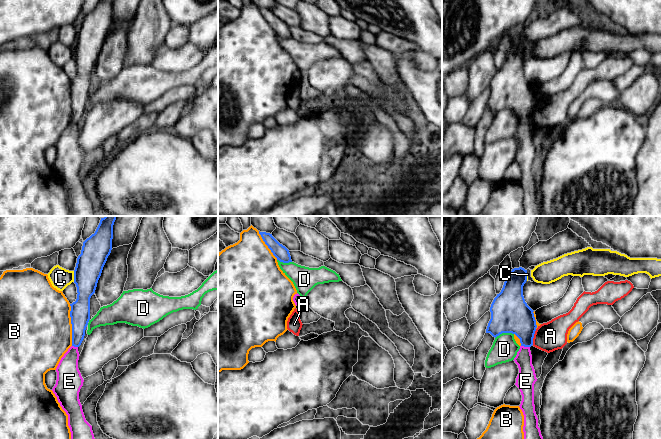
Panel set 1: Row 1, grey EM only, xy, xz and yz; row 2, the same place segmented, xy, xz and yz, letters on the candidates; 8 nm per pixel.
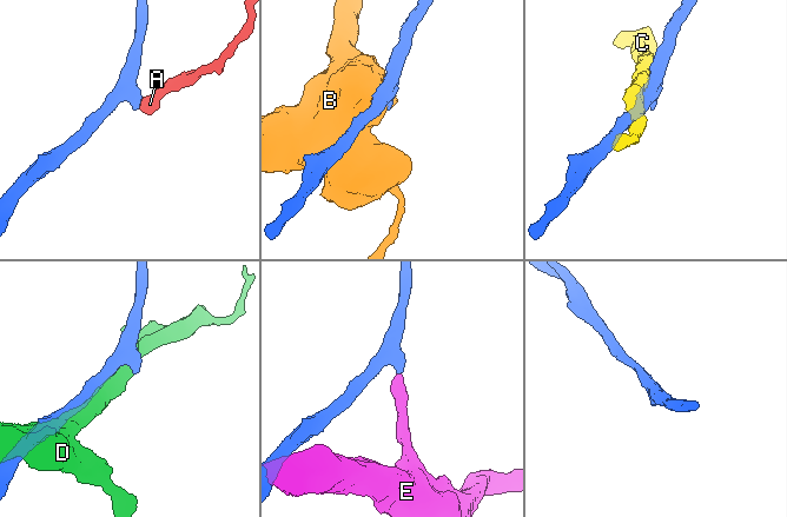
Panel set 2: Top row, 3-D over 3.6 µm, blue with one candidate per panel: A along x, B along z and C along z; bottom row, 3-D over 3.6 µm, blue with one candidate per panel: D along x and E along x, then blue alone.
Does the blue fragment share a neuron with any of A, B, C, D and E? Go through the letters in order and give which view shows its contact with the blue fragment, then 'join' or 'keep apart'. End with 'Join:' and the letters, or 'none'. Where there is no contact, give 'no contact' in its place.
A: contact in yz; keep apart
B: contact in xy; keep apart
C: contact in xy; keep apart
D: contact in yz; keep apart
E: contact in yz; keep apart
Join: none

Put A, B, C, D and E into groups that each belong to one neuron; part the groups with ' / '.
A / B / C / D / E

